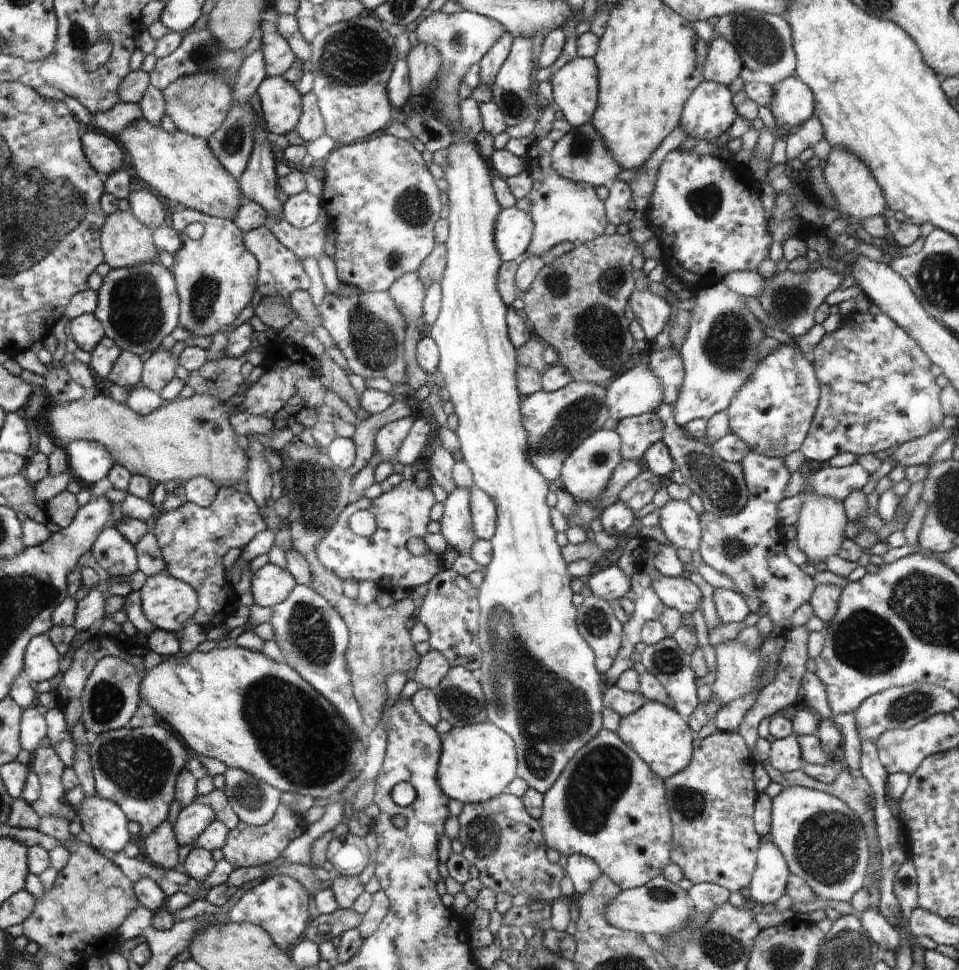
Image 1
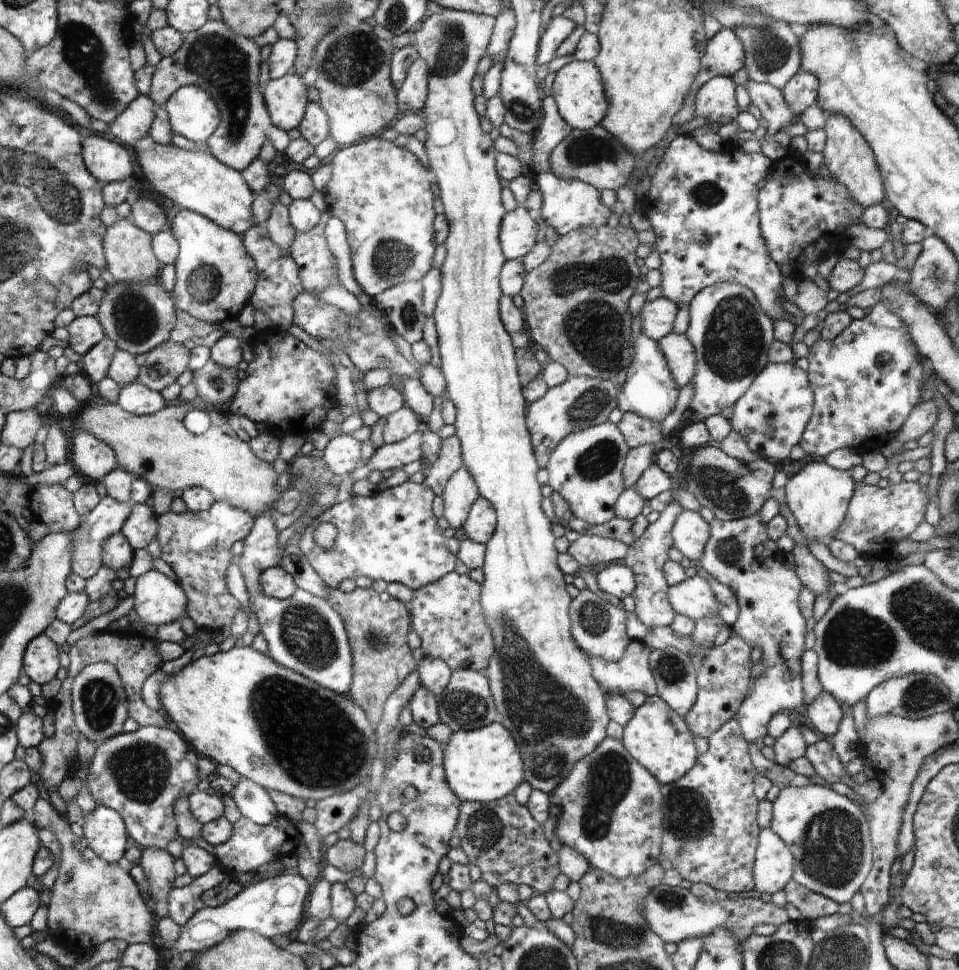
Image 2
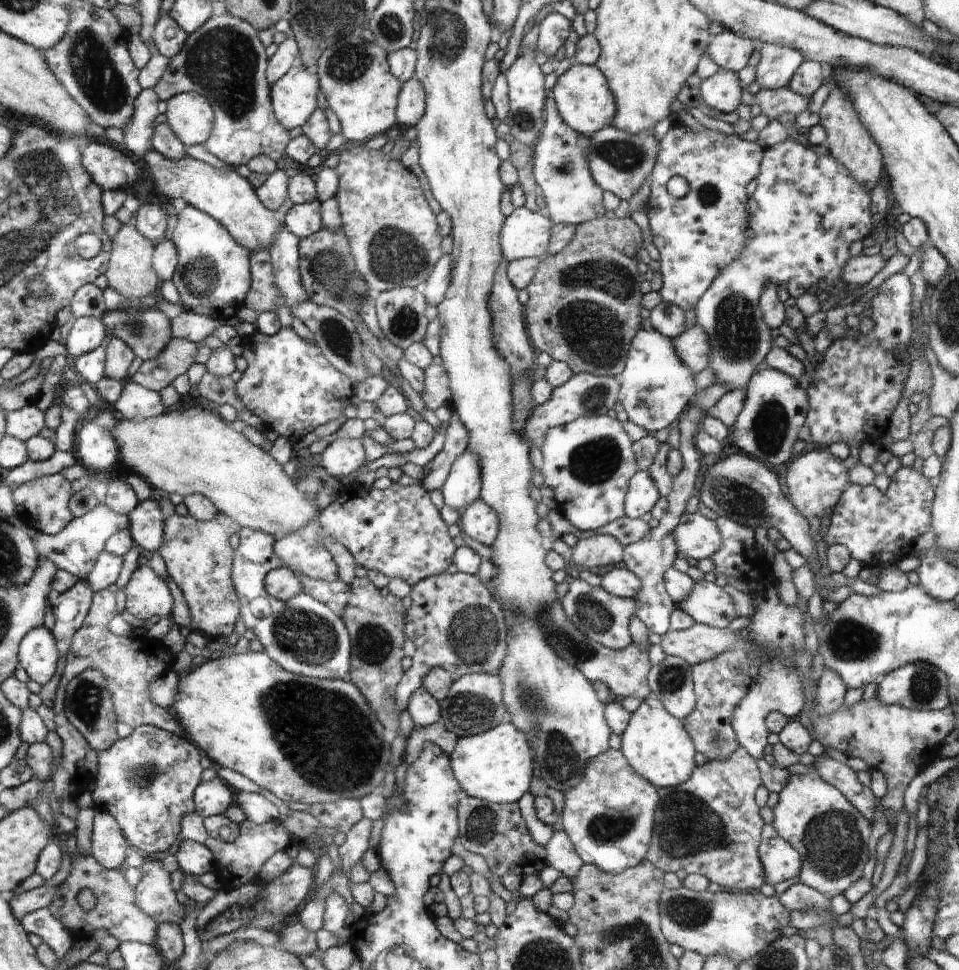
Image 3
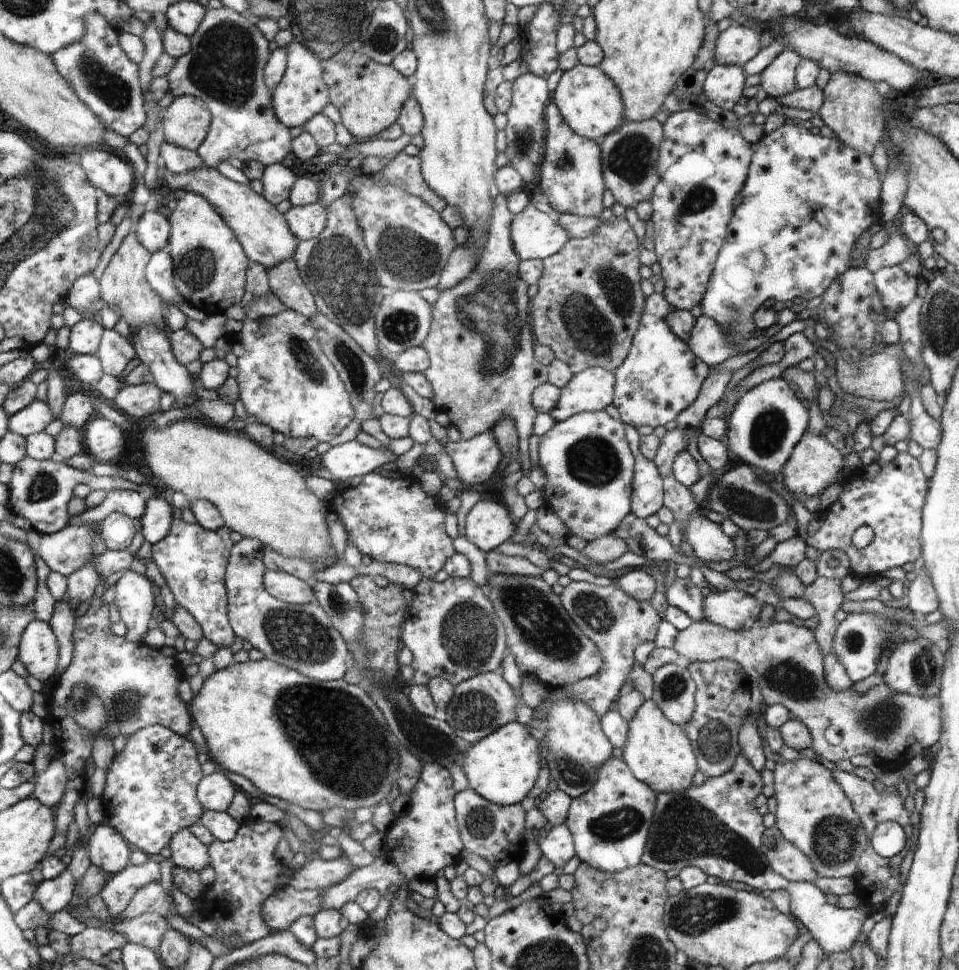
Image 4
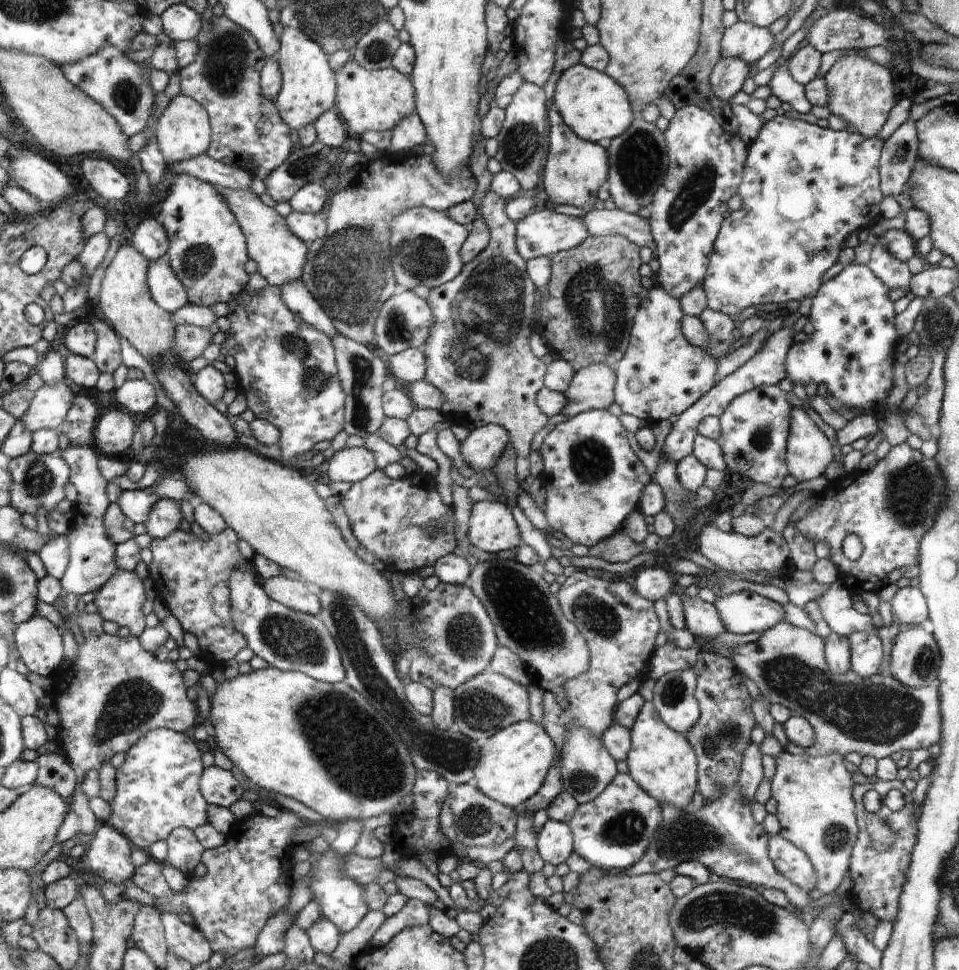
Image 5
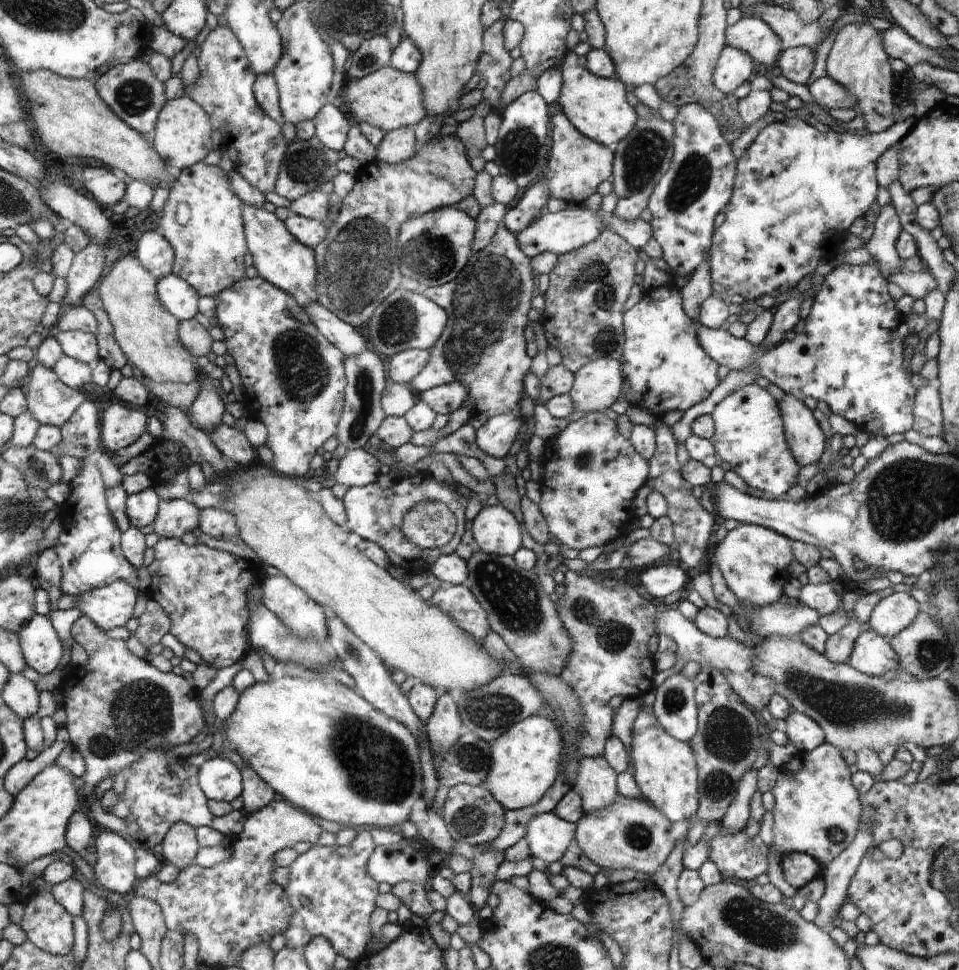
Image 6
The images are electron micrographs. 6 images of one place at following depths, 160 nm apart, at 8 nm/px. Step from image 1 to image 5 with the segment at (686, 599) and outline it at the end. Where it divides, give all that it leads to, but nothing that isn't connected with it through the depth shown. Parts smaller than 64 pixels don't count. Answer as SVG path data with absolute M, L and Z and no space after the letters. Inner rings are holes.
M748 590L718 596L716 606L727 632L734 634L764 634L784 622L782 602L774 602Z

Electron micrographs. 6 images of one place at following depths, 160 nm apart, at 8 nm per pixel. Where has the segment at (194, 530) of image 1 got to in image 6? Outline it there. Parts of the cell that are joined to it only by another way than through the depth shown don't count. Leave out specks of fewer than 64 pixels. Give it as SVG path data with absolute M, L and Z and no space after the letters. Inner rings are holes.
M160 538L153 548L154 562L148 566L151 582L146 594L168 616L169 633L217 671L236 665L249 651L246 590L254 584L250 566L230 552L199 543L186 546L178 538Z

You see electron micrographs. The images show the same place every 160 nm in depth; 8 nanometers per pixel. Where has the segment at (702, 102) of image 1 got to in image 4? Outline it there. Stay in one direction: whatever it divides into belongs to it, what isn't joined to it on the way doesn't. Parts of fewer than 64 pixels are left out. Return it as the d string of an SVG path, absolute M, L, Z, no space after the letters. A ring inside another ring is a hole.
M716 65L708 74L703 88L706 95L721 109L732 111L742 98L744 71L738 65Z

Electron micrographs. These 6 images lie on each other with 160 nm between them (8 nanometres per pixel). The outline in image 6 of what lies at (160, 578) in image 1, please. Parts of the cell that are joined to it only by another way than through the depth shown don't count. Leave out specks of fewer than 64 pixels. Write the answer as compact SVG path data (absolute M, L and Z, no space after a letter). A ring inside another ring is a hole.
M126 580L117 581L103 588L92 588L78 596L77 607L90 620L94 620L106 632L126 626L132 618L138 592Z

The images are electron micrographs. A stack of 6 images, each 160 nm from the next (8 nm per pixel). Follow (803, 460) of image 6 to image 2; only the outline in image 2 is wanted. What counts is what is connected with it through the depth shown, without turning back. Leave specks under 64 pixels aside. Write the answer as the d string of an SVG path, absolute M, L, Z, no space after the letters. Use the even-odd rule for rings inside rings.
M808 462L786 484L786 504L796 518L802 535L807 540L828 540L835 537L840 524L847 519L847 512L853 499L854 482L846 471L833 468L827 462Z

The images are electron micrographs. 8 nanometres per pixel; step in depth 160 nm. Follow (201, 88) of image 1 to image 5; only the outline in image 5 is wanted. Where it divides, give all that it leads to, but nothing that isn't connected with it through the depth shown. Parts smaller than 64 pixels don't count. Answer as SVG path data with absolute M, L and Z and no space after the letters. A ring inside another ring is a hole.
M183 95L174 97L158 118L156 142L168 166L206 154L211 146L211 136L211 122L207 110L191 97Z

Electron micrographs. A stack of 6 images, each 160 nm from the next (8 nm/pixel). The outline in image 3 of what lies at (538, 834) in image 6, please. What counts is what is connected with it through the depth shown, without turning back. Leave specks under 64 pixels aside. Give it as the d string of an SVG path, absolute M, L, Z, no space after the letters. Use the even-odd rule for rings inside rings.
M564 829L553 832L552 838L546 843L545 849L549 865L556 868L565 877L570 879L582 870L583 859L576 852Z

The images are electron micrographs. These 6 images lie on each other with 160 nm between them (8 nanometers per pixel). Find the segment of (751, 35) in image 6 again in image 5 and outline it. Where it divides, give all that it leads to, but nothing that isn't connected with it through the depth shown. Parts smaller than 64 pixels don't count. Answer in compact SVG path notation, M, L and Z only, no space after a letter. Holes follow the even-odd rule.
M743 21L736 22L724 32L724 56L740 58L754 65L774 46L774 36L767 27Z

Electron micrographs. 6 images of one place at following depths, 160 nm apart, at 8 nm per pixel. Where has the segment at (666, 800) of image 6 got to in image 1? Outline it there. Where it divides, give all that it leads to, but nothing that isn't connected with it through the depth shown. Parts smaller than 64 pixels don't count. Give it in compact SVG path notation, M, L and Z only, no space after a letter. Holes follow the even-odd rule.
M646 700L636 712L623 716L617 733L664 779L683 771L691 762L690 756L693 756L695 750L692 748L692 732L683 717L673 707L656 701Z

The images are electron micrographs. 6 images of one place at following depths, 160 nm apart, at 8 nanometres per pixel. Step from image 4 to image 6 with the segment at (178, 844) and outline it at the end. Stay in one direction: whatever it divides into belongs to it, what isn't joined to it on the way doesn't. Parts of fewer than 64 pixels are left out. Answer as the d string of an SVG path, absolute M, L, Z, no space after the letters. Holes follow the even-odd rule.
M180 822L170 829L162 848L162 856L179 870L183 870L194 864L200 845L196 840L195 829L186 822Z

